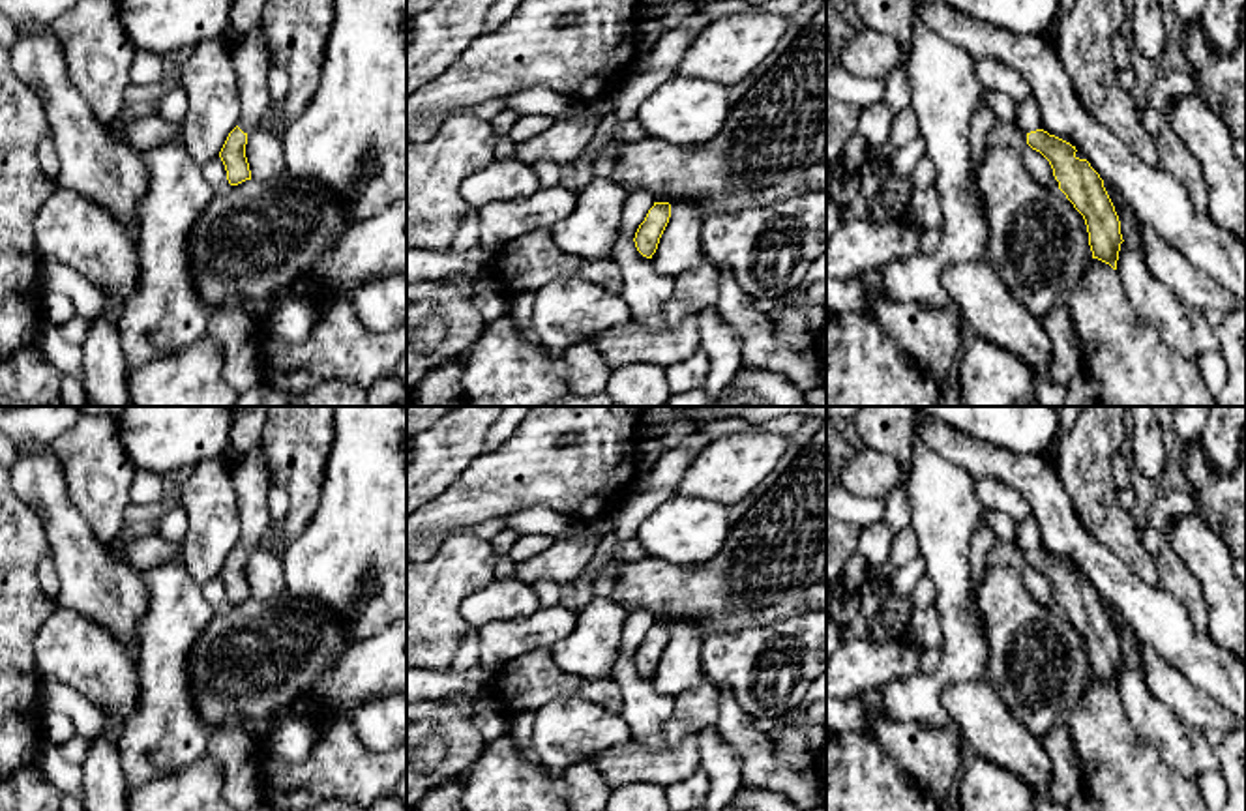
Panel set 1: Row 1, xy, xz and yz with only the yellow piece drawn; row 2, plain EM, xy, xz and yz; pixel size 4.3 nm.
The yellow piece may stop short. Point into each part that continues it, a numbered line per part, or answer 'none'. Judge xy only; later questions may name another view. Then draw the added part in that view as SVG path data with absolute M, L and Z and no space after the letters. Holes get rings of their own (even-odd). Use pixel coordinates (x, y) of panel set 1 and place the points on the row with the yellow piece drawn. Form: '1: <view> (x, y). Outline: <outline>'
1: xy (252, 60). Outline: M262 28L251 30L234 43L232 62L240 97L238 127L249 135L260 127L272 105L266 84L272 62Z

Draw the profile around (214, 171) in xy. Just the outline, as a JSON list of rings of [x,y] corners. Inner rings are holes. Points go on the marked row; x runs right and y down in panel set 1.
[[[219,155],[204,163],[202,167],[204,180],[210,184],[215,195],[225,193],[230,184],[227,180],[227,170]]]

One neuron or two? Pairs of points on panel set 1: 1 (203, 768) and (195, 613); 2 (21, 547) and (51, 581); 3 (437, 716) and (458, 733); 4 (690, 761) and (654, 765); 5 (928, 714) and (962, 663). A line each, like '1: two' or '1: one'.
1: two
2: two
3: one
4: one
5: one

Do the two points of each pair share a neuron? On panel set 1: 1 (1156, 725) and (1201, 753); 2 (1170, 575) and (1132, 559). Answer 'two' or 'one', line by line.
1: one
2: two

